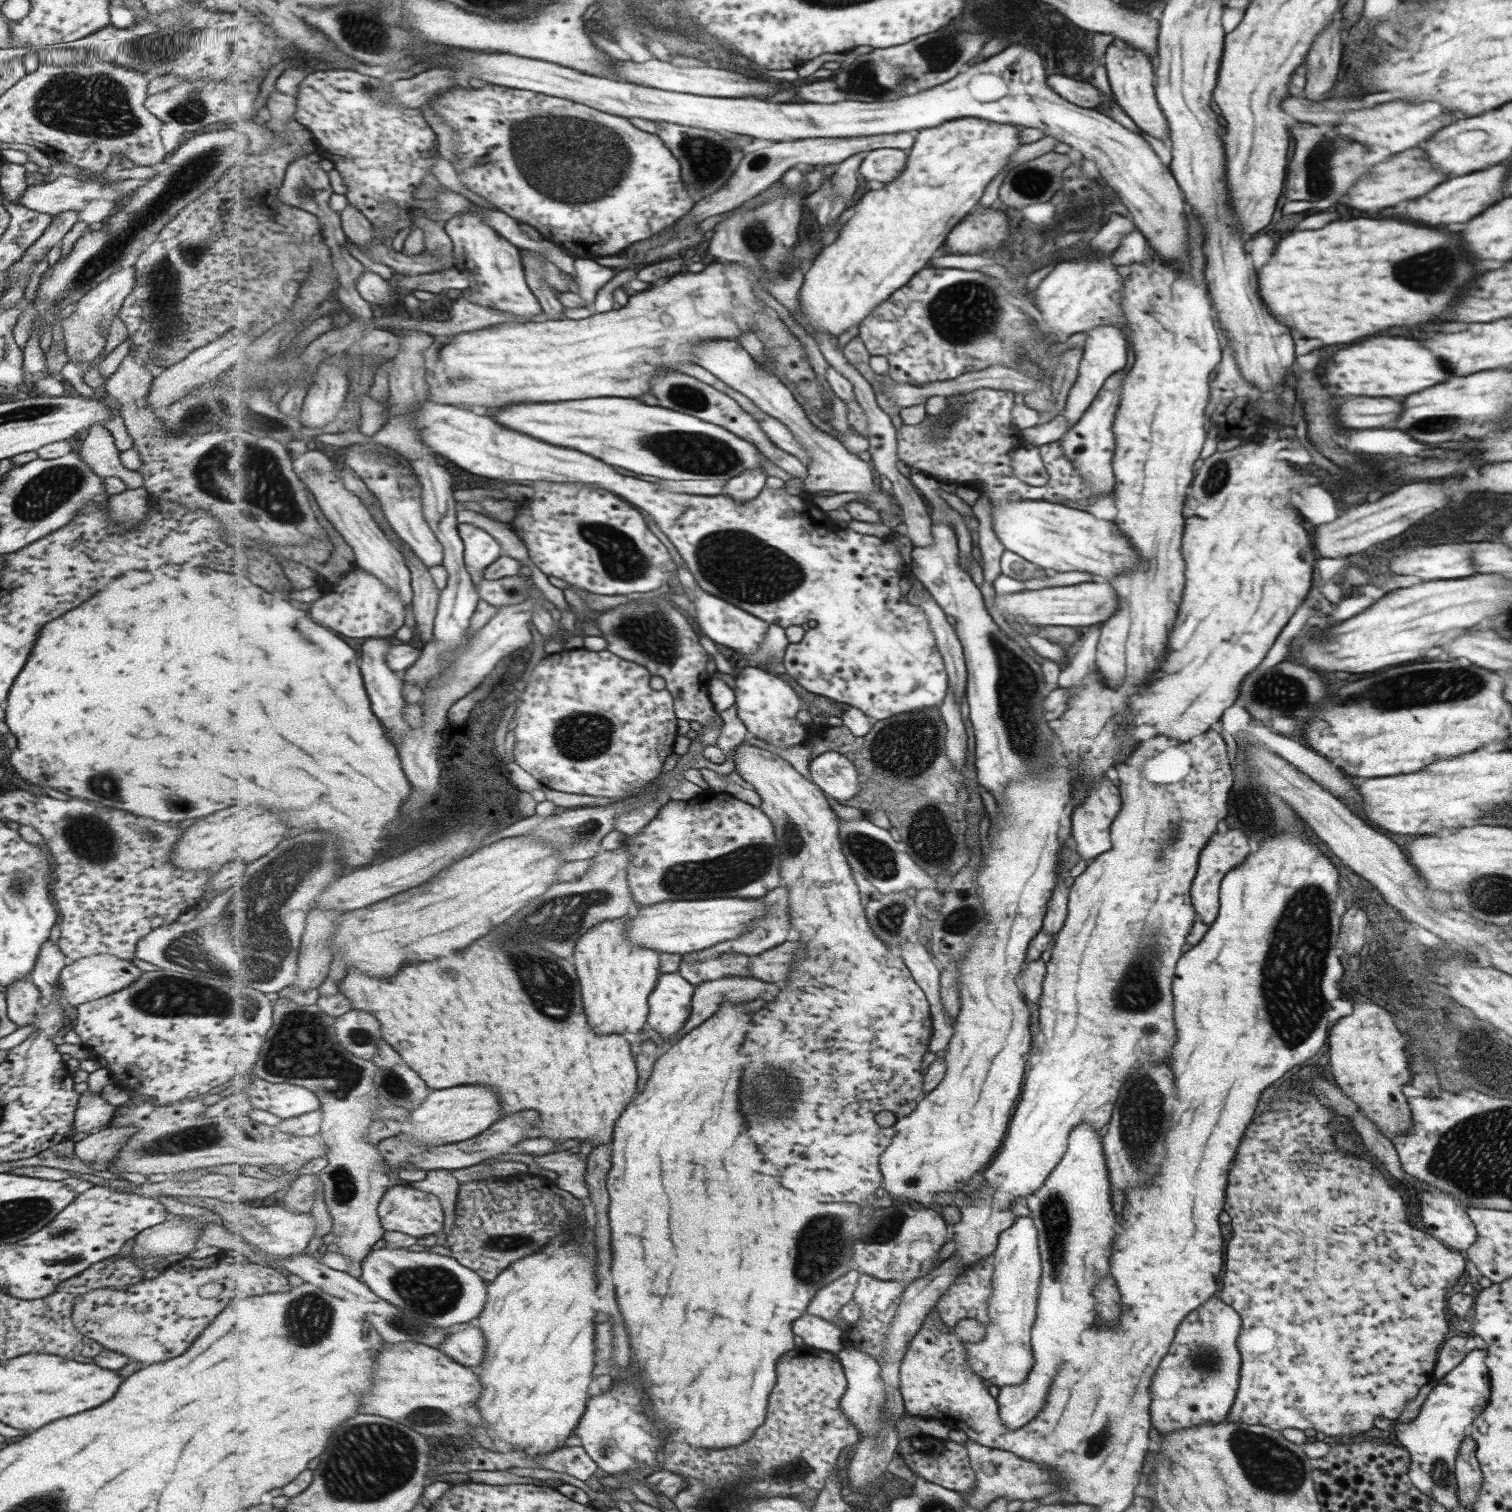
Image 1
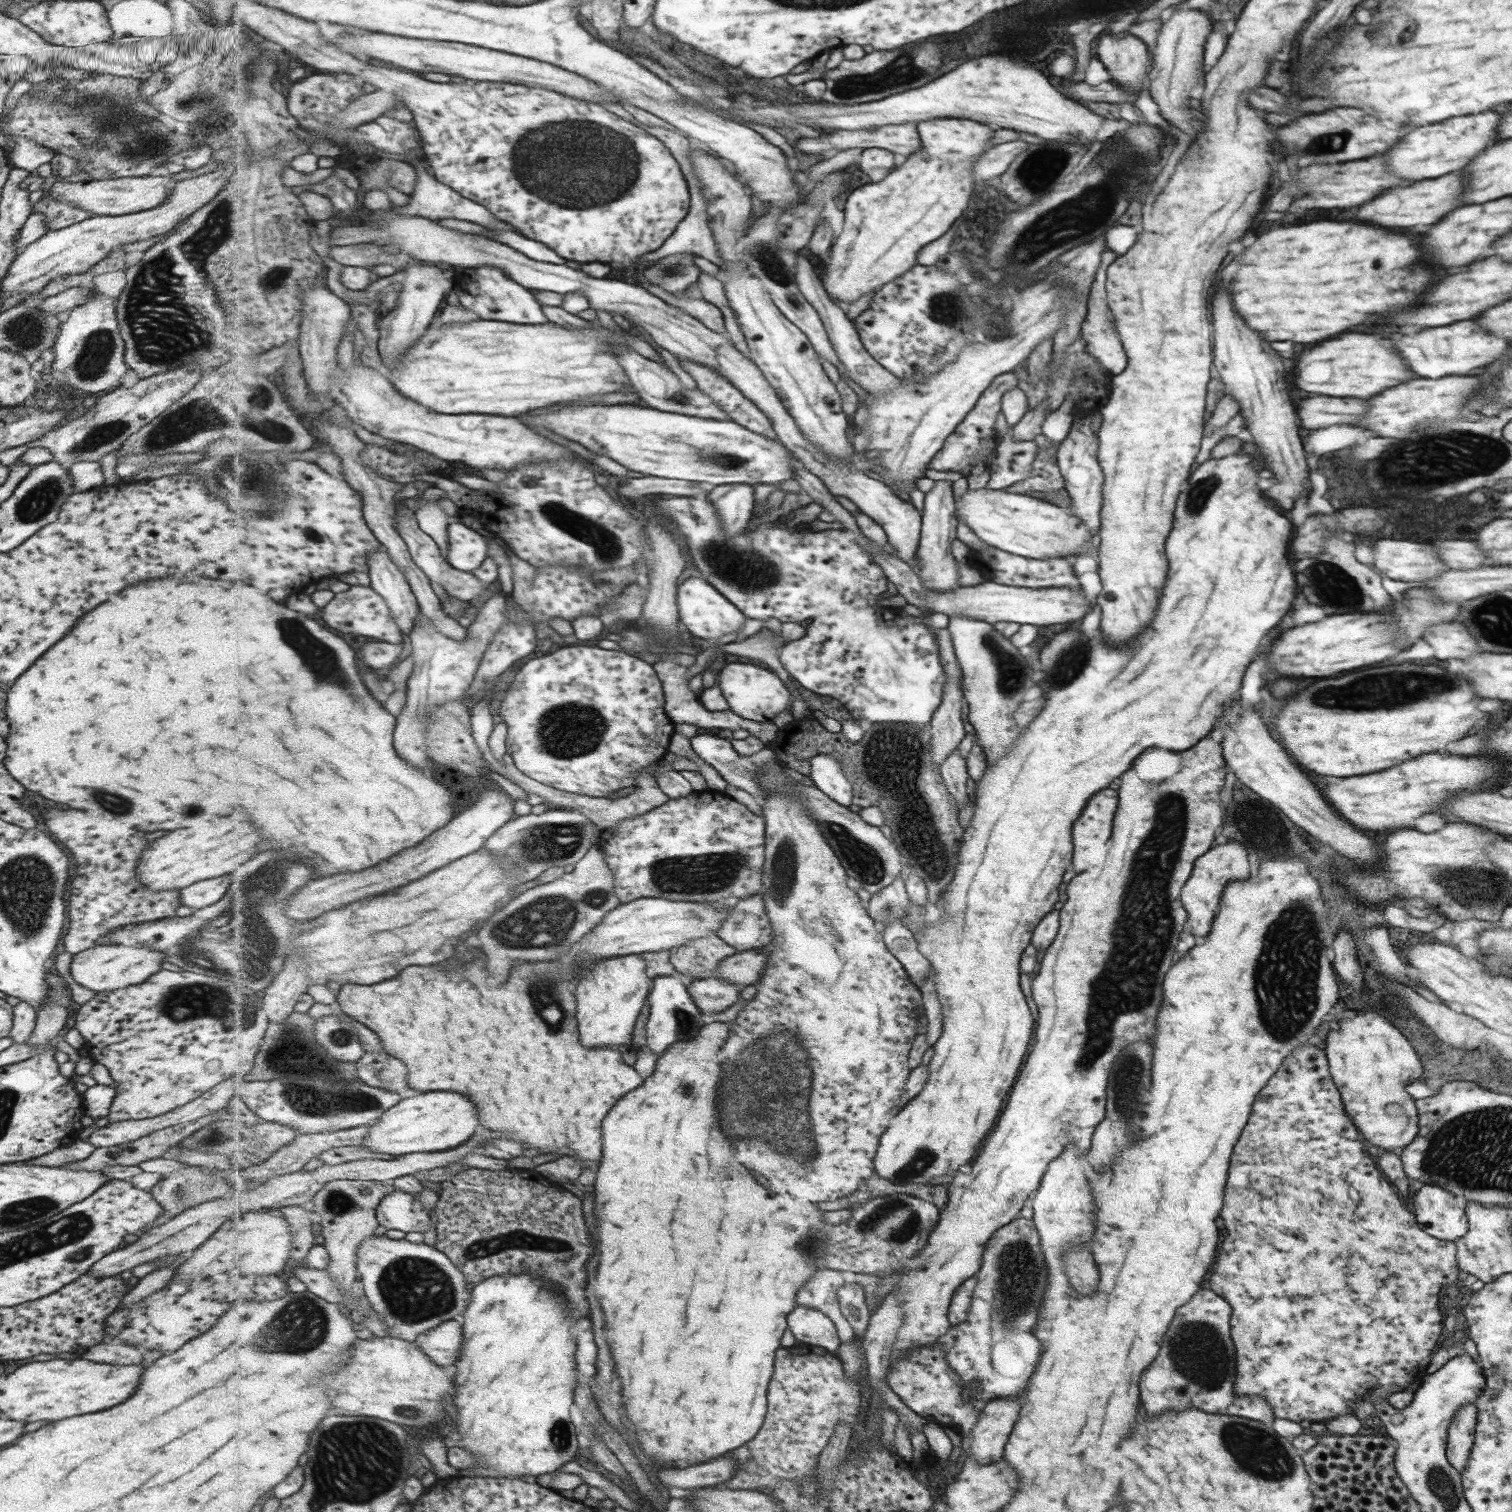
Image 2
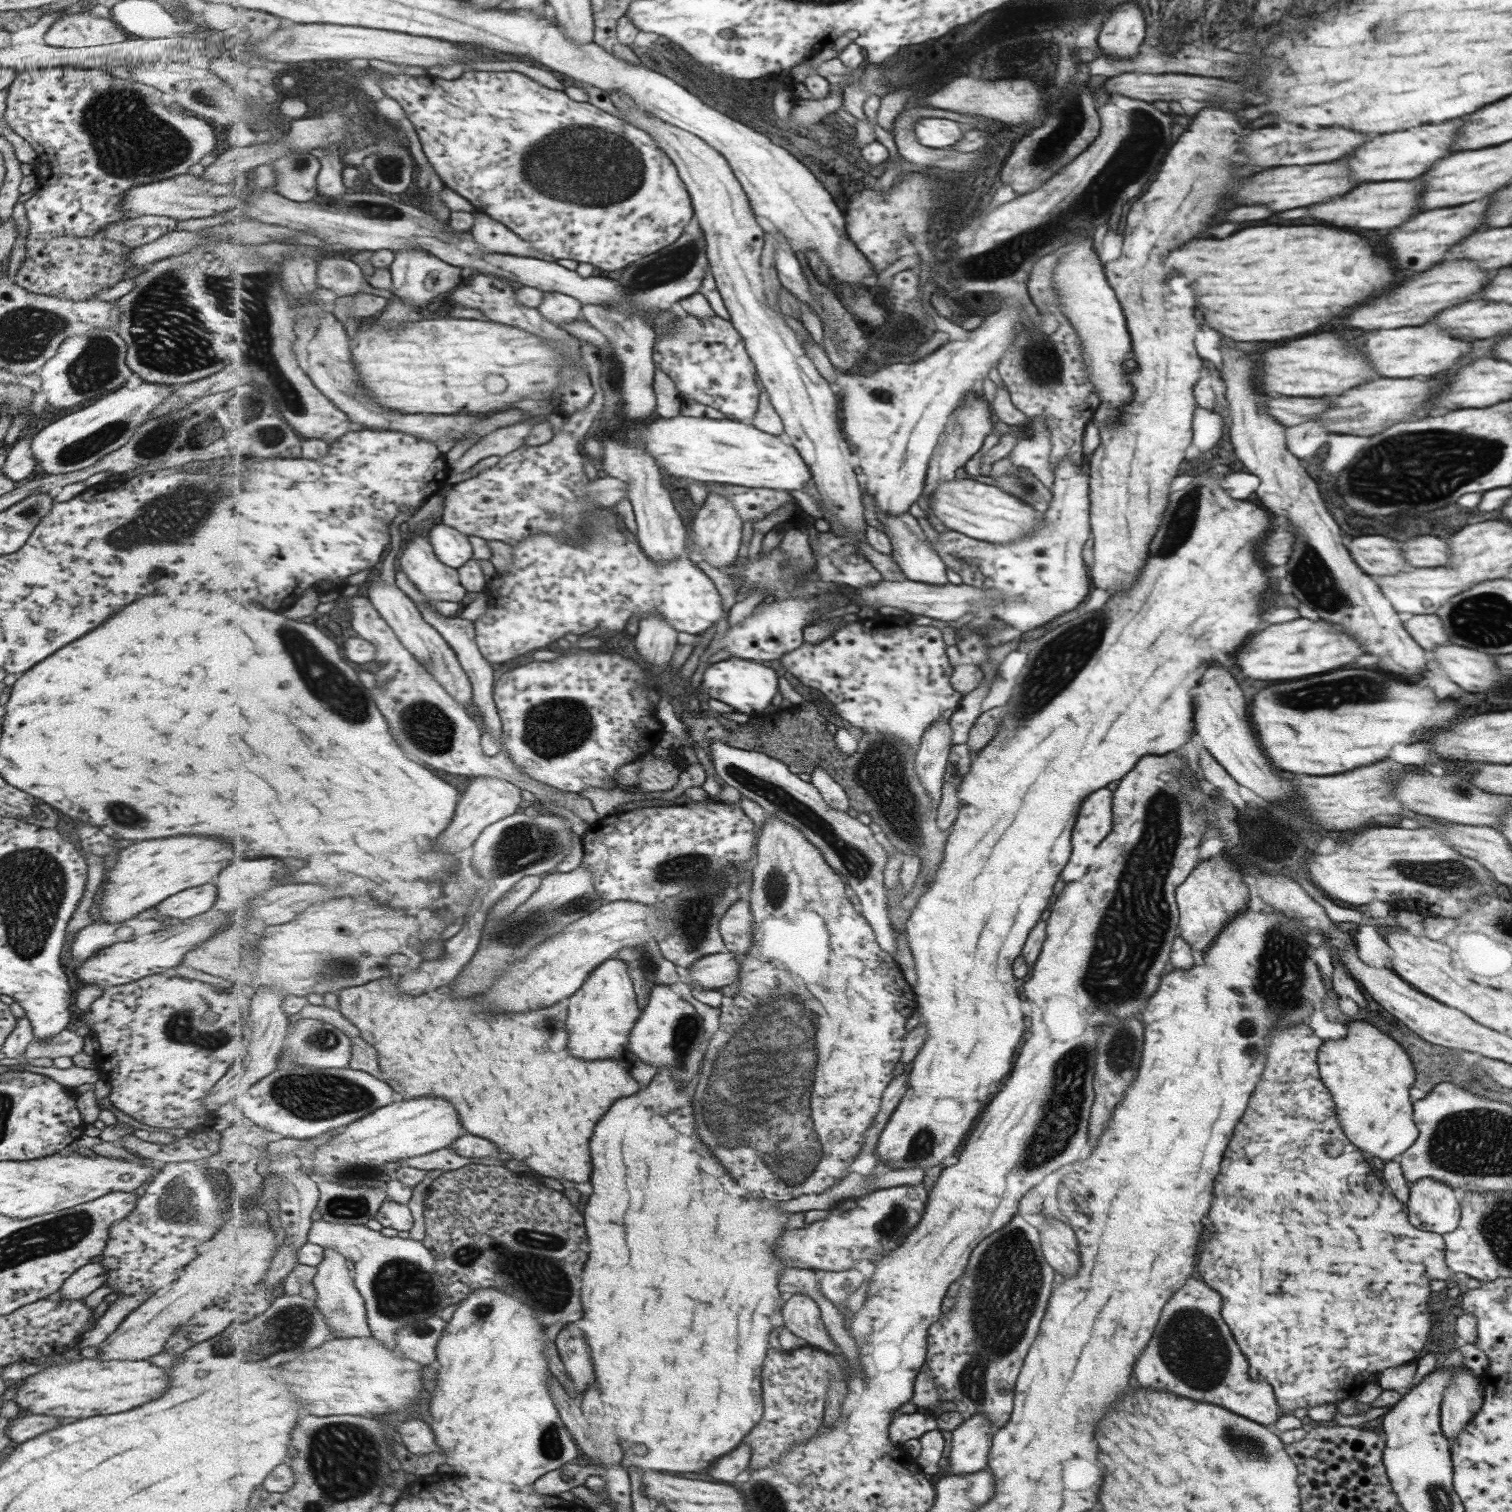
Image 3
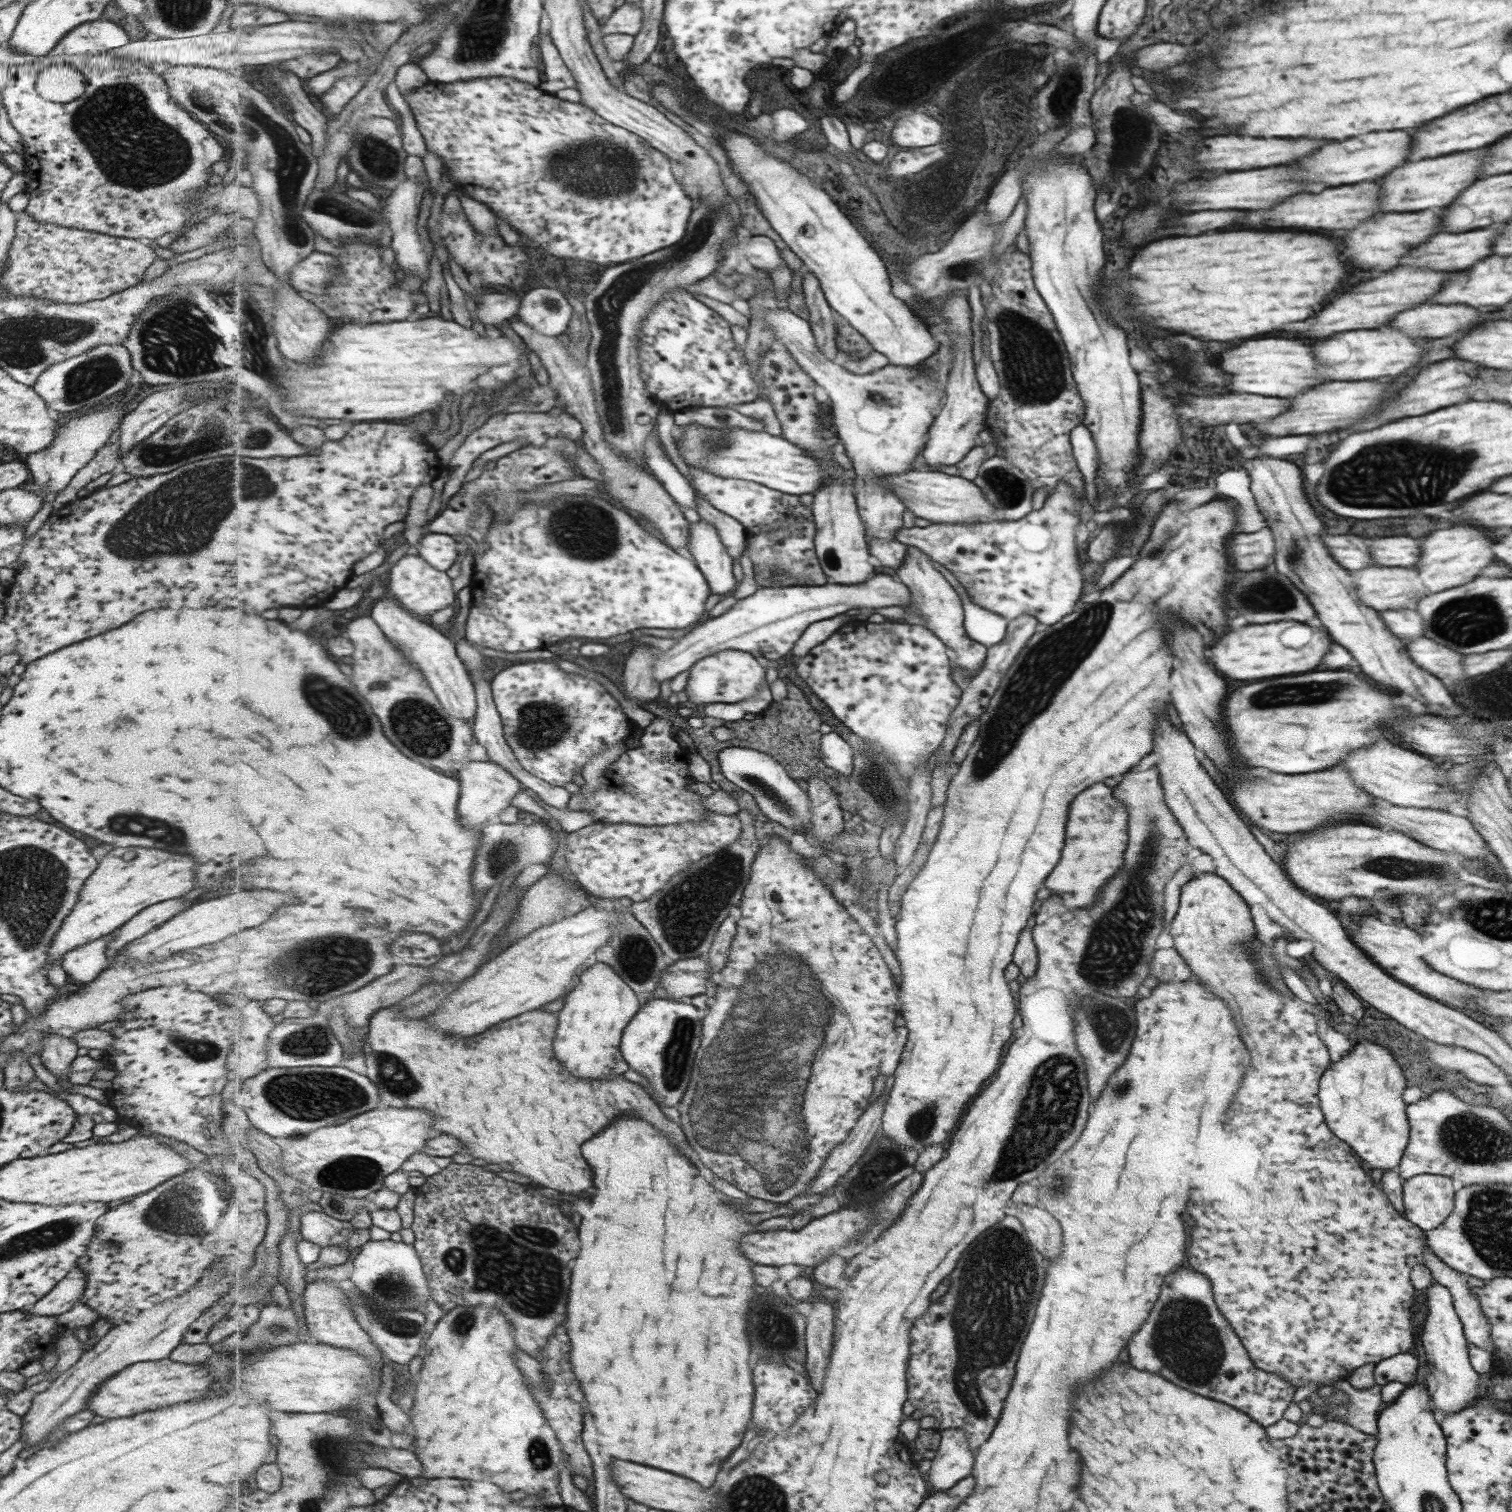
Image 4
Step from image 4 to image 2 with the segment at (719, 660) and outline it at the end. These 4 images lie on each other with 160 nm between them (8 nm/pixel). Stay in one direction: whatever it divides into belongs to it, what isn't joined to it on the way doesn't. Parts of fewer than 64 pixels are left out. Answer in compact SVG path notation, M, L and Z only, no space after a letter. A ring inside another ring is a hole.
M729 664L727 668L721 670L716 684L723 689L730 709L747 720L769 724L777 714L790 708L791 692L783 684L783 679L768 668L765 670L765 668L749 666L749 664Z

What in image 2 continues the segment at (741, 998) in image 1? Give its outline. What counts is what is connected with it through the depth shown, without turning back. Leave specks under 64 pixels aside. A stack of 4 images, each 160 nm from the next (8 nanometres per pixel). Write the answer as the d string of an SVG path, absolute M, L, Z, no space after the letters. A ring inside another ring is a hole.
M715 976L695 979L689 984L690 996L706 1015L723 1012L741 1000L742 985L736 985ZM739 996L739 998L737 998Z

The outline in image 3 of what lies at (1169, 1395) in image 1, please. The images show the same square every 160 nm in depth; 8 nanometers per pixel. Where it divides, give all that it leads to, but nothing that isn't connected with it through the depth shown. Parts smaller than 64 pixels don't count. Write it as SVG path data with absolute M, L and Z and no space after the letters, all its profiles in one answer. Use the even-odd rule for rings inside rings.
M1189 1278L1189 1284L1179 1288L1173 1294L1173 1300L1165 1304L1165 1312L1161 1312L1161 1328L1157 1328L1153 1340L1149 1339L1149 1348L1141 1352L1133 1376L1141 1388L1165 1388L1177 1392L1177 1396L1220 1405L1237 1416L1248 1417L1268 1427L1285 1412L1277 1403L1272 1385L1247 1376L1247 1361L1219 1316L1219 1308L1219 1294L1203 1282Z

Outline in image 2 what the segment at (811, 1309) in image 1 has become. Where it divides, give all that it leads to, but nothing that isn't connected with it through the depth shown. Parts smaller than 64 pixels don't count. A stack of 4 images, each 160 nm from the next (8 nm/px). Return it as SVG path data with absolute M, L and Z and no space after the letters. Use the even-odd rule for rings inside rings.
M818 1269L817 1274L803 1288L799 1288L799 1292L795 1292L798 1306L816 1308L833 1319L843 1343L857 1339L856 1330L844 1315L840 1305L840 1288L850 1278L843 1271Z

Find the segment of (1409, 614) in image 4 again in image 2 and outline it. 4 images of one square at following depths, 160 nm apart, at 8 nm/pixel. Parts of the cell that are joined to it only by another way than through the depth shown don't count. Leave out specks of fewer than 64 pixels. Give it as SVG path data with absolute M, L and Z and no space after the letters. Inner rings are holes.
M1436 624L1424 632L1423 639L1435 648L1435 658L1467 658L1471 654L1479 654L1481 648L1477 641L1461 626L1461 624Z

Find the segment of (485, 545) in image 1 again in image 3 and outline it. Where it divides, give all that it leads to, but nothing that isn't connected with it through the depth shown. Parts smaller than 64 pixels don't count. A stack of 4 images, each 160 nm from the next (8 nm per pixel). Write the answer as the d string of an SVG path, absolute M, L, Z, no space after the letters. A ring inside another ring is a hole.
M436 522L429 534L431 544L443 564L453 568L464 567L473 559L473 544L468 534Z

